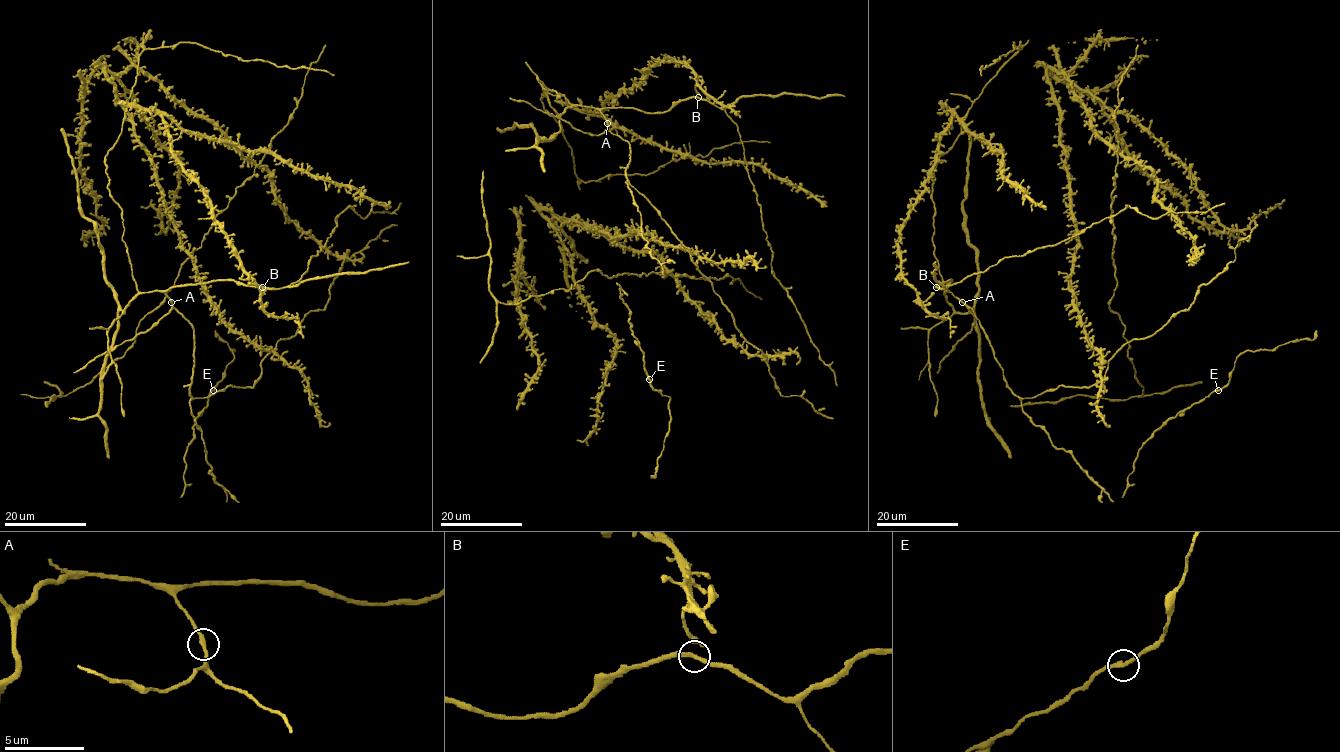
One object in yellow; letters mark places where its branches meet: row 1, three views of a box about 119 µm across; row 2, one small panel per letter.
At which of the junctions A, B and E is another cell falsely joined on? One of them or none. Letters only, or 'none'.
none

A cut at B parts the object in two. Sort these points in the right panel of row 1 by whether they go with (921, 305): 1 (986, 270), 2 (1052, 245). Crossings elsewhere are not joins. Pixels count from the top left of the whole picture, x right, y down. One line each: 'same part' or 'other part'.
1: other part
2: other part

